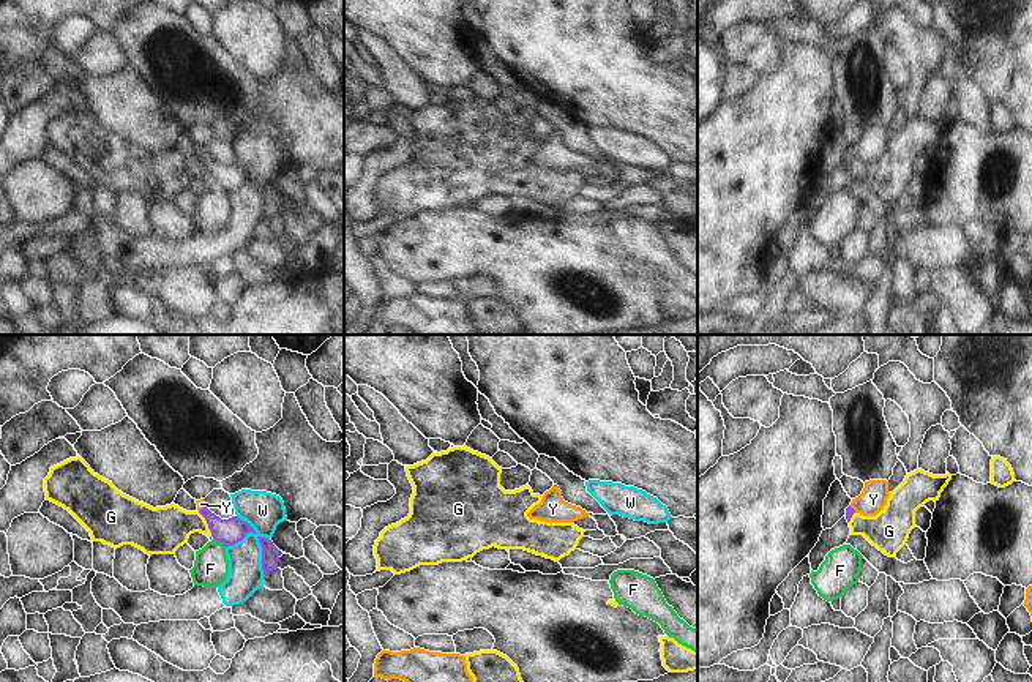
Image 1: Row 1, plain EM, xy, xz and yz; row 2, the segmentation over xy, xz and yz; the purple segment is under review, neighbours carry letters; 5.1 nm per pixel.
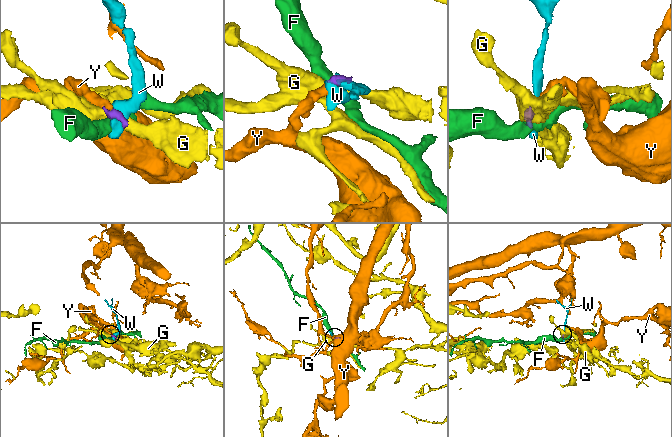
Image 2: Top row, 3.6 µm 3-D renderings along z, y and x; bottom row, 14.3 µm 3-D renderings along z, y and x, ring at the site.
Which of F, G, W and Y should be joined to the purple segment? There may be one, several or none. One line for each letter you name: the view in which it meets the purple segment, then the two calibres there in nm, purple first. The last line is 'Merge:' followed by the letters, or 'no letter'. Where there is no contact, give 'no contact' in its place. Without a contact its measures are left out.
Y: meets purple in yz; 50 nm thick on the purple side, 140 nm on the other
Merge: Y

